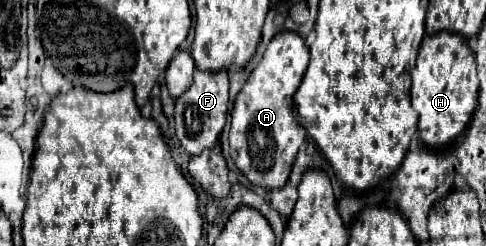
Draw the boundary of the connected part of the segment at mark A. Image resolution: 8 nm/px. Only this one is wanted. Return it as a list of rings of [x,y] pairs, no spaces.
[[[282,31],[270,41],[262,61],[236,97],[230,121],[230,155],[252,185],[282,189],[288,181],[296,153],[306,139],[306,131],[294,119],[292,95],[306,73],[308,61],[310,51],[304,39],[300,39],[300,35],[288,35],[288,31]]]

